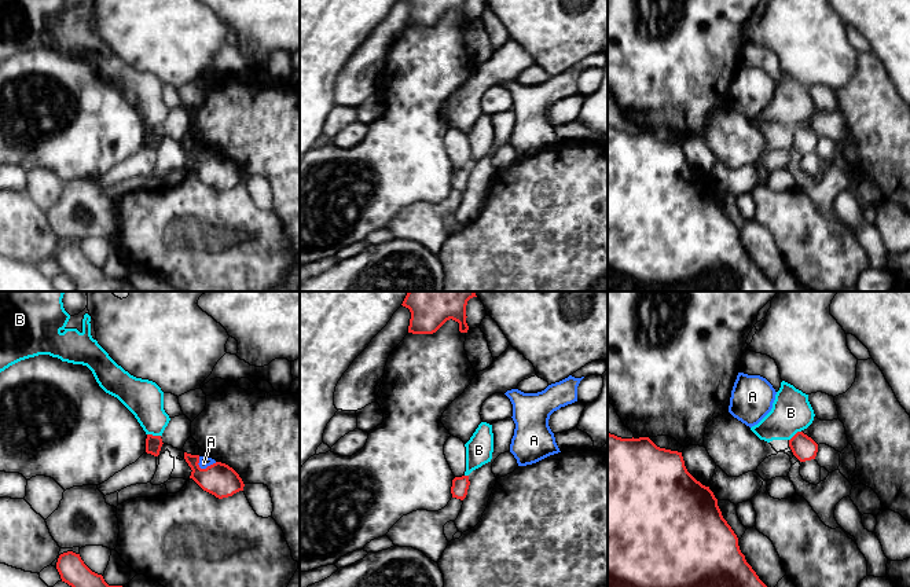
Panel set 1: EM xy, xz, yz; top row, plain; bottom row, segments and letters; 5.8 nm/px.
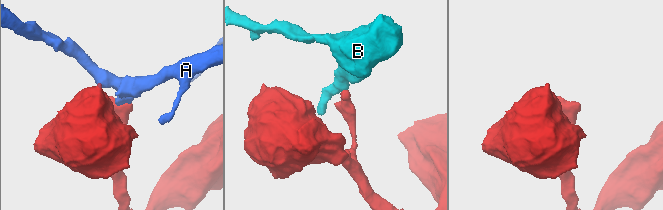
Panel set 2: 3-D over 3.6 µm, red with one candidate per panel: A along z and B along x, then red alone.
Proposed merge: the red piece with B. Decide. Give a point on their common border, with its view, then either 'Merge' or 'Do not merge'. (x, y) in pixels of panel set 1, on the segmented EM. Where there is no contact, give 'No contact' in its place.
Touches red at xy (154, 436). Do not merge

